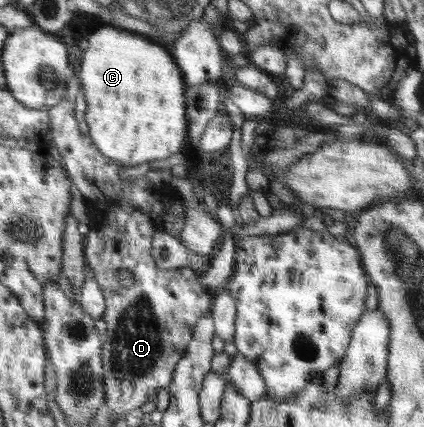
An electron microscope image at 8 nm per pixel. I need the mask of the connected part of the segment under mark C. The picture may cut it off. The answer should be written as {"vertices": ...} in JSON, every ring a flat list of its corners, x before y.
{"vertices":[[110,25,89,35,78,76,86,102,84,120,97,149,124,167,169,159,186,150,188,120,182,75,173,54,156,41]]}

